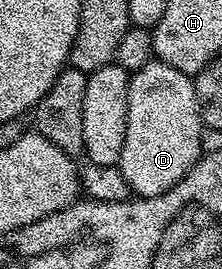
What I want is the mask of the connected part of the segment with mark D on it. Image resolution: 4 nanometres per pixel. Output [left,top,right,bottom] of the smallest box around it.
[118,60,202,198]

